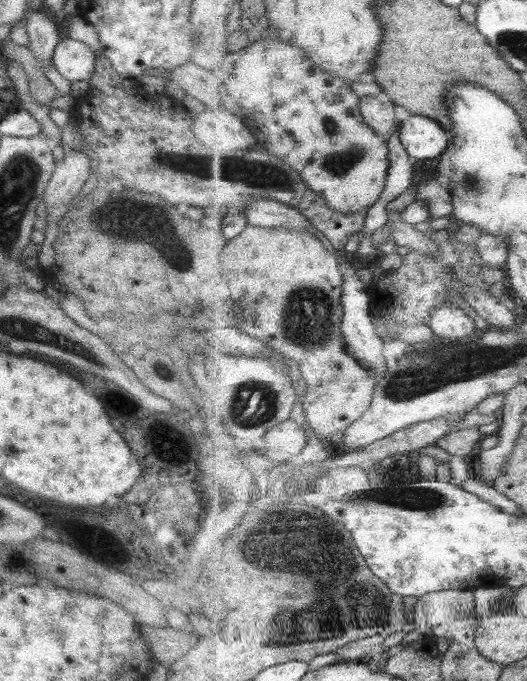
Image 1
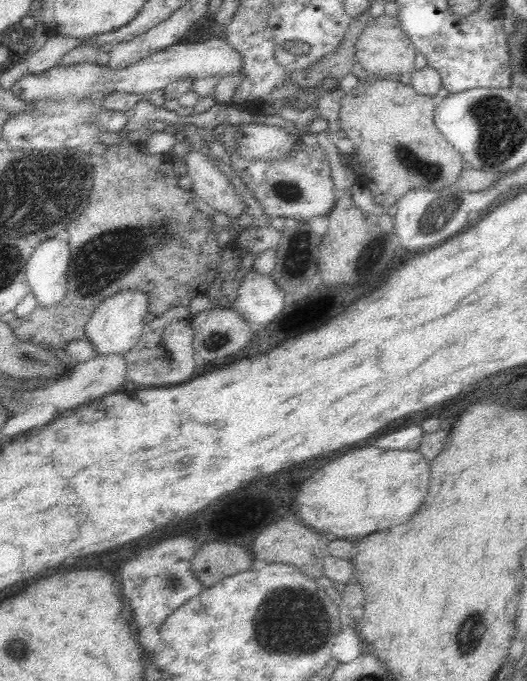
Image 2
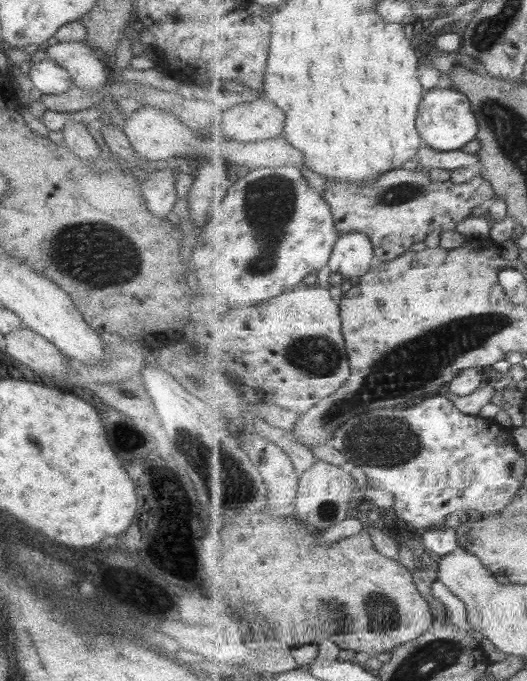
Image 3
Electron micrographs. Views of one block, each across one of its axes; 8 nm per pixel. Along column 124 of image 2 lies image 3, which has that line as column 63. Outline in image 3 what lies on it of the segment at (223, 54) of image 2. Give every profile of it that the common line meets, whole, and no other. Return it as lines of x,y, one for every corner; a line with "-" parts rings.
49,58
31,63
28,77
41,95
62,94
72,86
68,72

